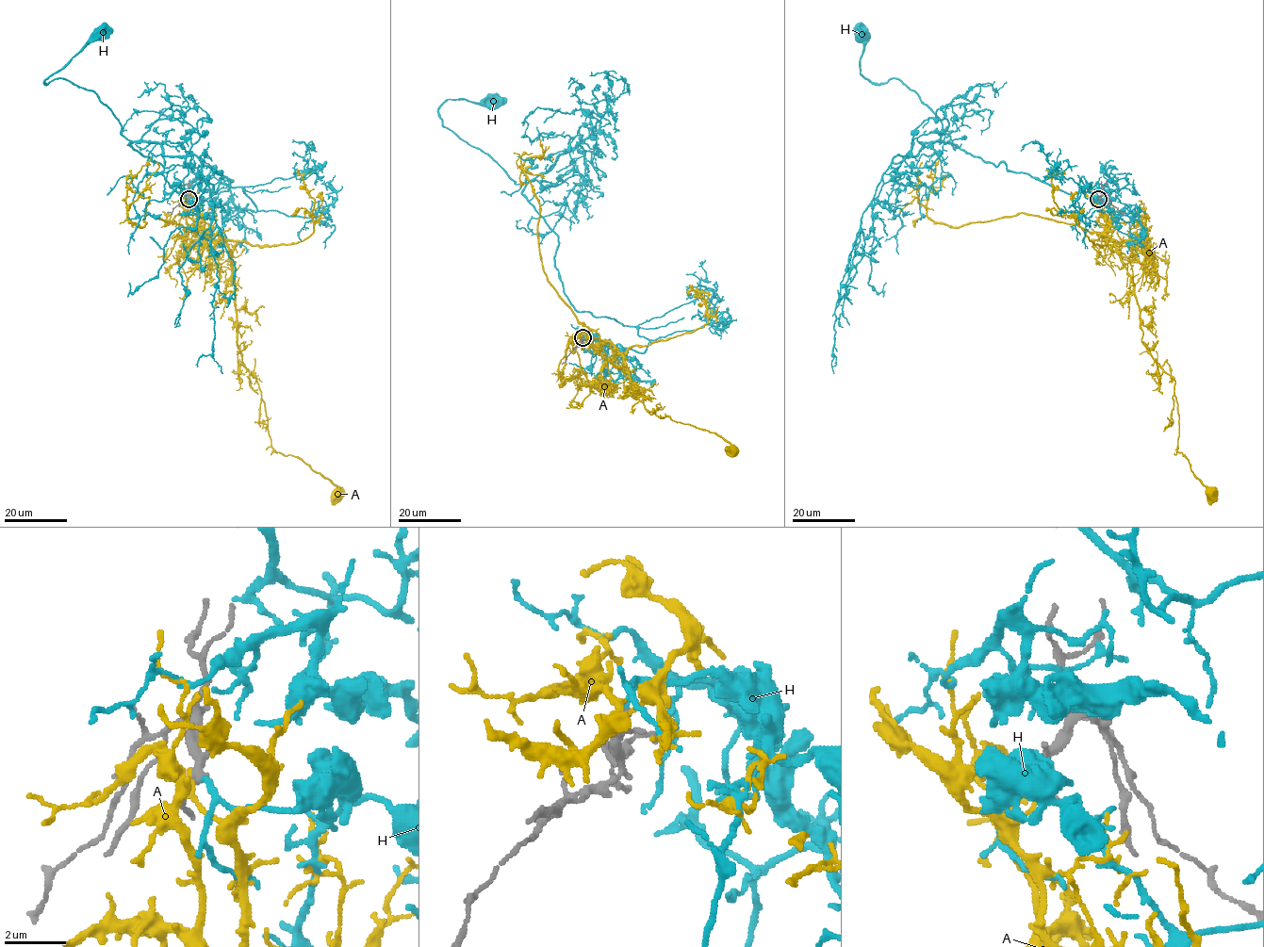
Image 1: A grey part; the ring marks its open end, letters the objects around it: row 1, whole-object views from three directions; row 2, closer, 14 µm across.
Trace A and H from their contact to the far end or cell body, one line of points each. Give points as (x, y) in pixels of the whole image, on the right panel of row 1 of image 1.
A: (1100, 199), (1107, 234), (1102, 236), (1114, 243), (1133, 285), (1141, 343), (1175, 382), (1178, 451), (1210, 494)
H: (1098, 199), (1113, 209), (1101, 210), (1082, 176), (1077, 199), (944, 141), (915, 92), (860, 73), (863, 35)

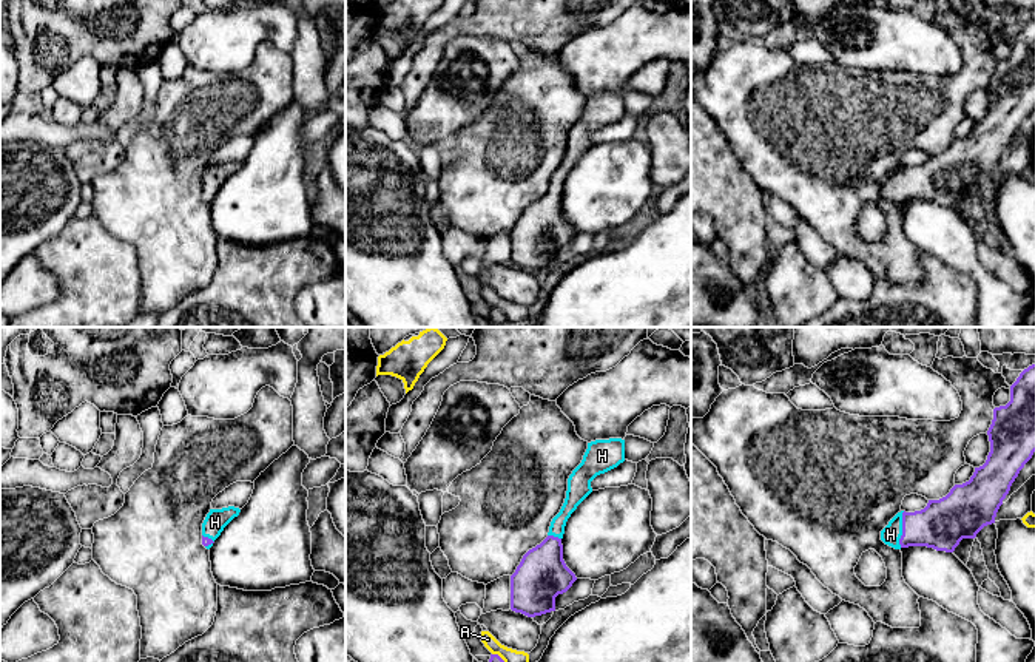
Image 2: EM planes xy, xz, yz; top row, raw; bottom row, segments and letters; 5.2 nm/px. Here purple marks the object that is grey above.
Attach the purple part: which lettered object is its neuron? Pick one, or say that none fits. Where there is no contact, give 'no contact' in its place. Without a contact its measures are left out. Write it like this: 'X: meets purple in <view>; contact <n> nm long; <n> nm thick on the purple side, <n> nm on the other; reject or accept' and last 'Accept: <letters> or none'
A: meets purple in xz; contact 100 nm long; 80 nm thick on the purple side, 100 nm on the other; reject
H: meets purple in yz; contact 190 nm long; 260 nm thick on the purple side, 100 nm on the other; accept
Accept: H

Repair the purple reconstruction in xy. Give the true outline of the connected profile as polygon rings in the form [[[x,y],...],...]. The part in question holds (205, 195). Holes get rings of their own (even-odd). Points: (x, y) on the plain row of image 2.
[[[228,160],[222,164],[210,164],[202,177],[202,199],[210,204],[224,182],[241,167],[239,162]]]

